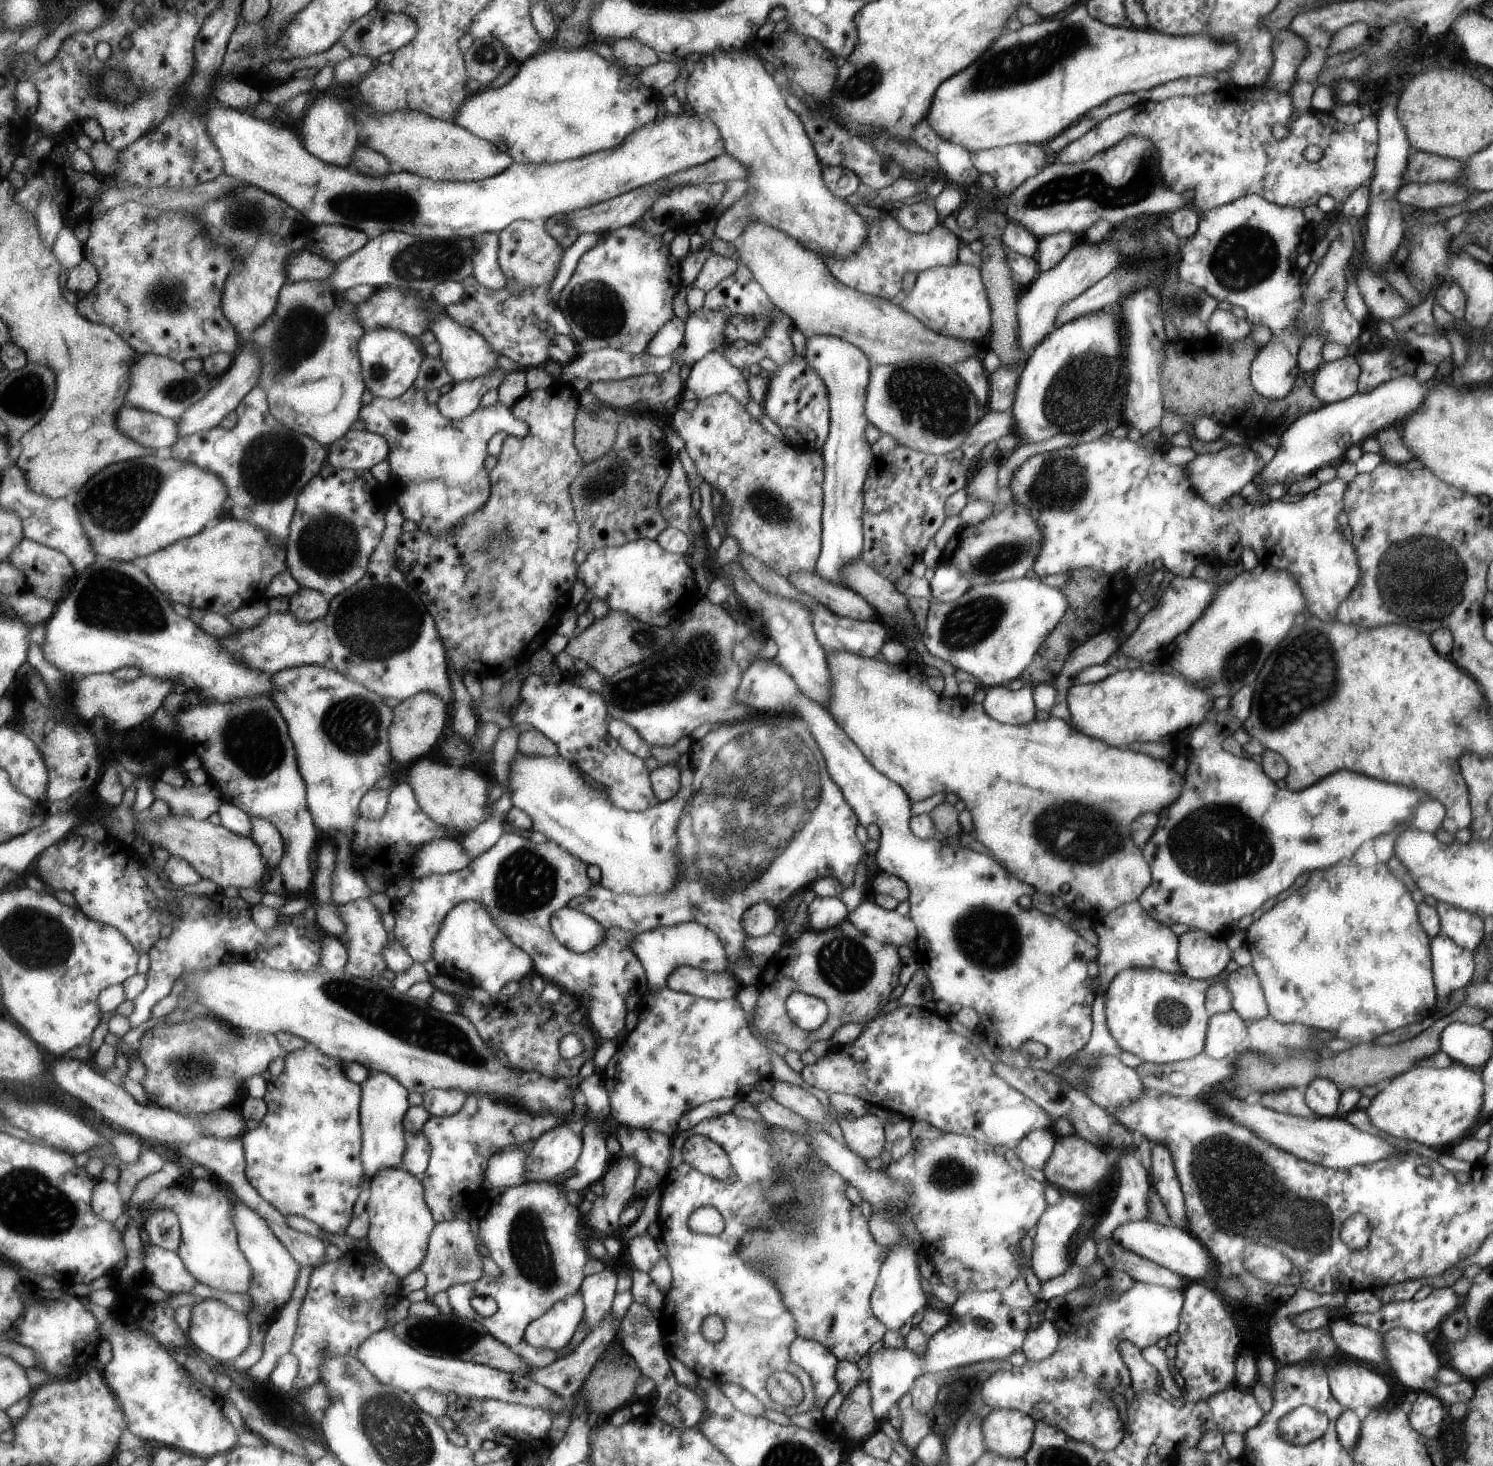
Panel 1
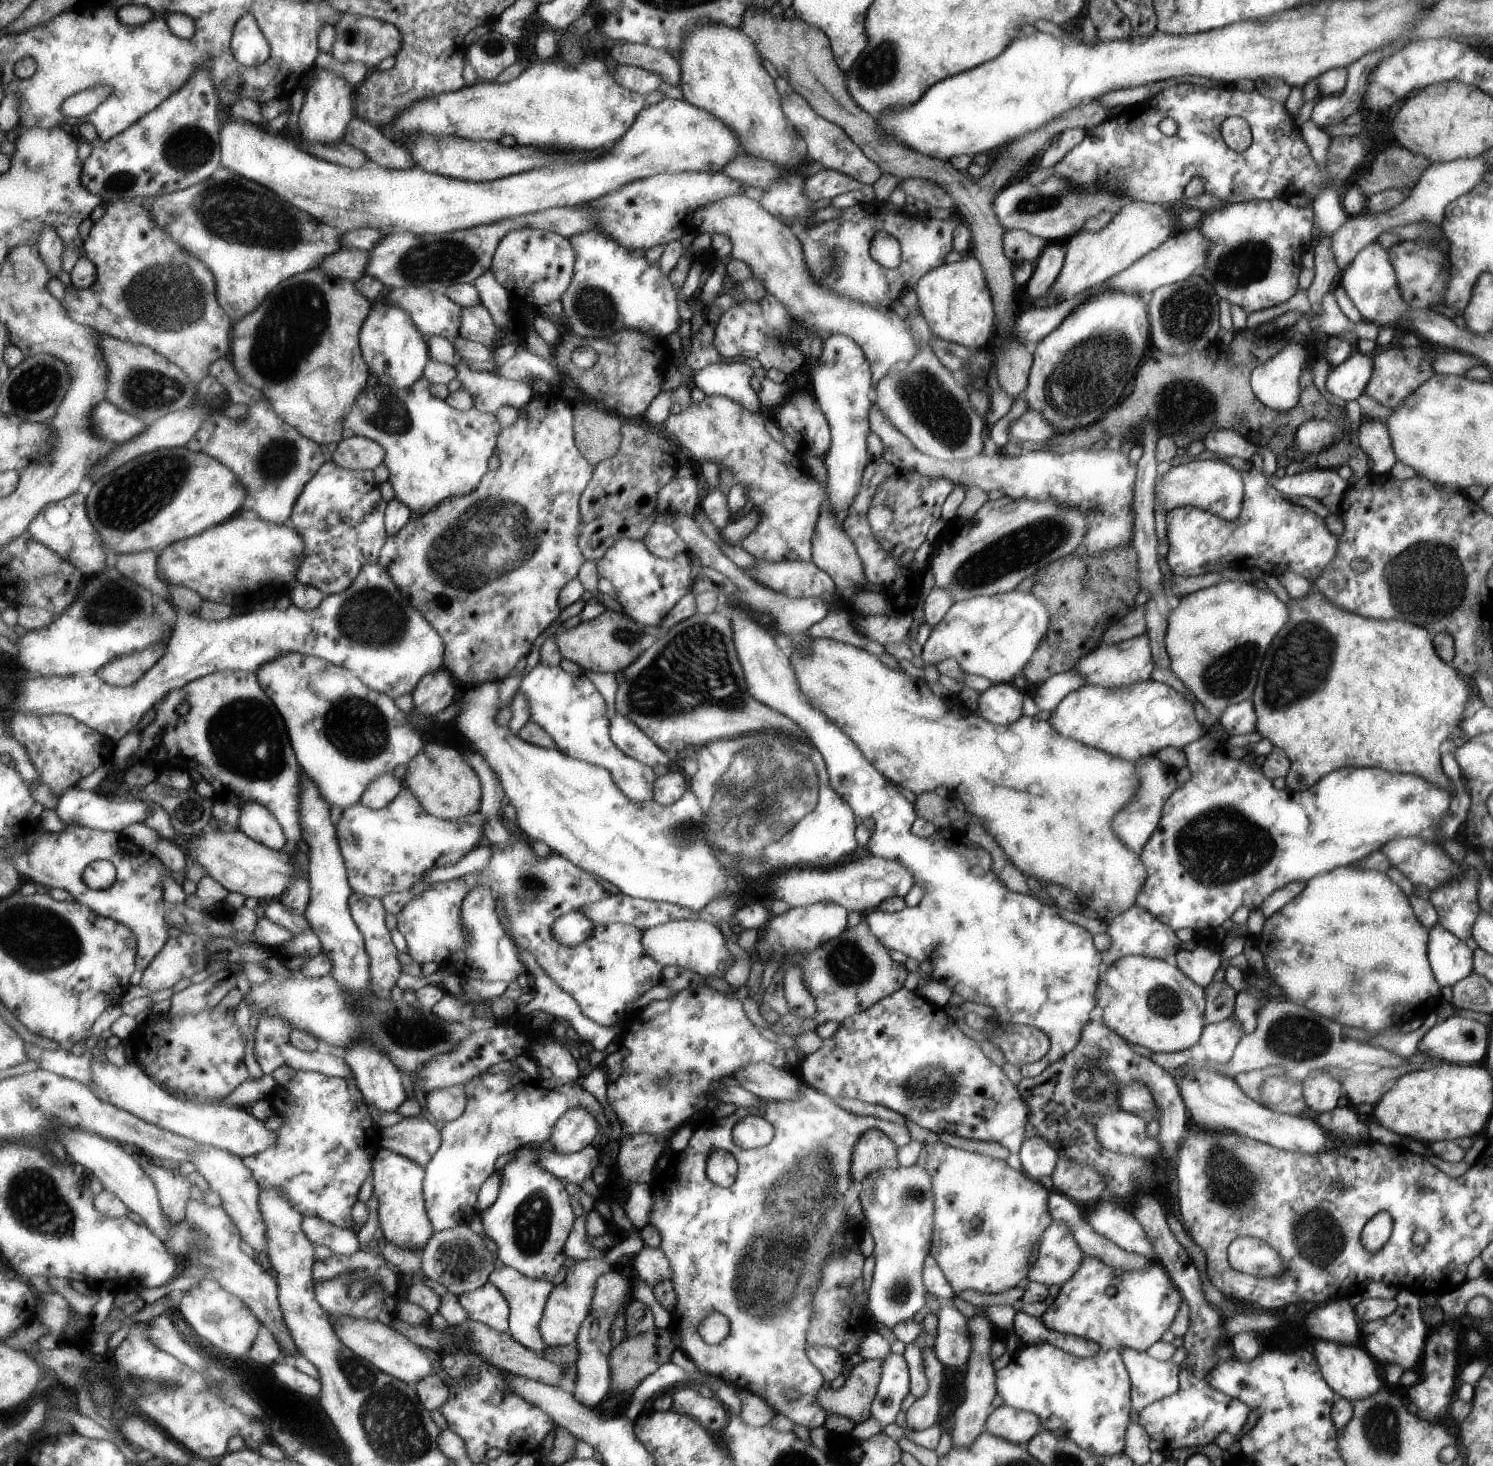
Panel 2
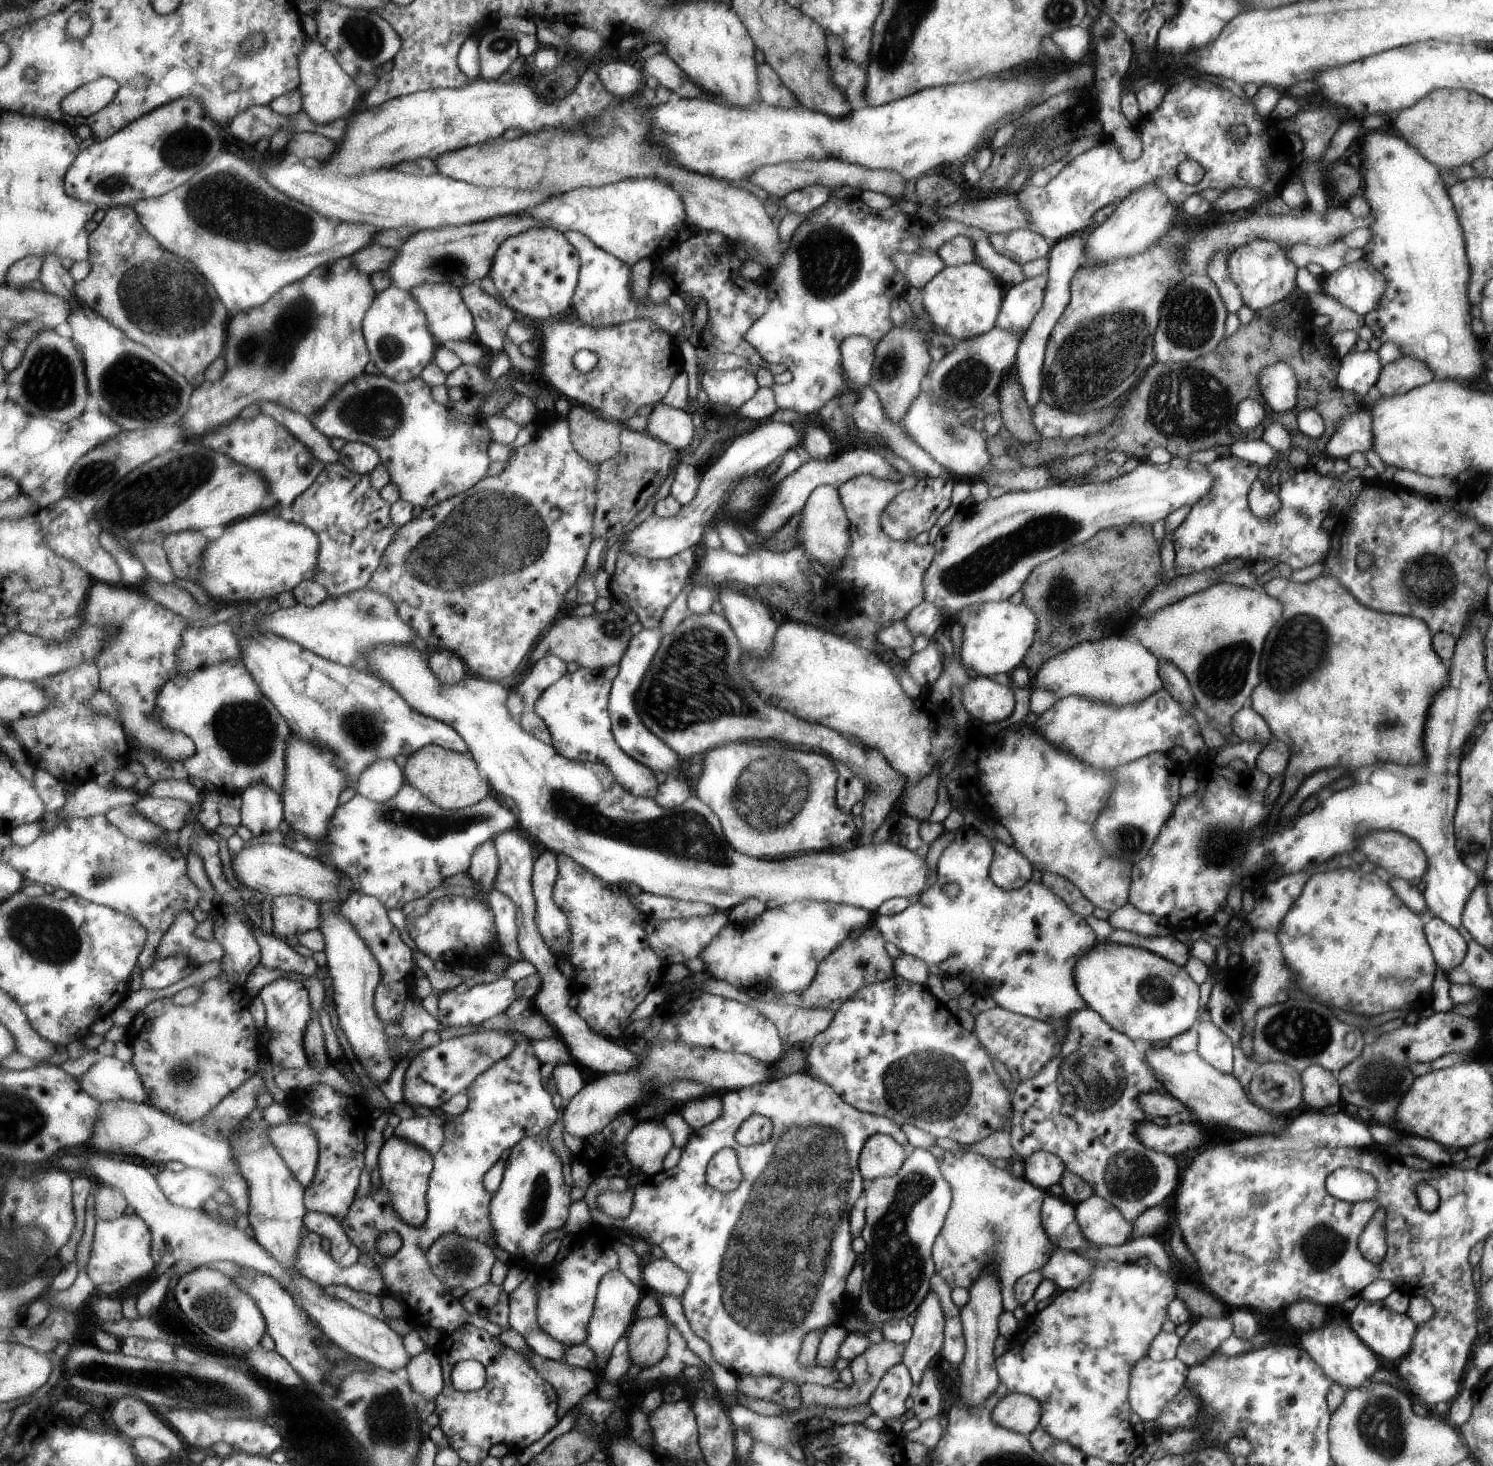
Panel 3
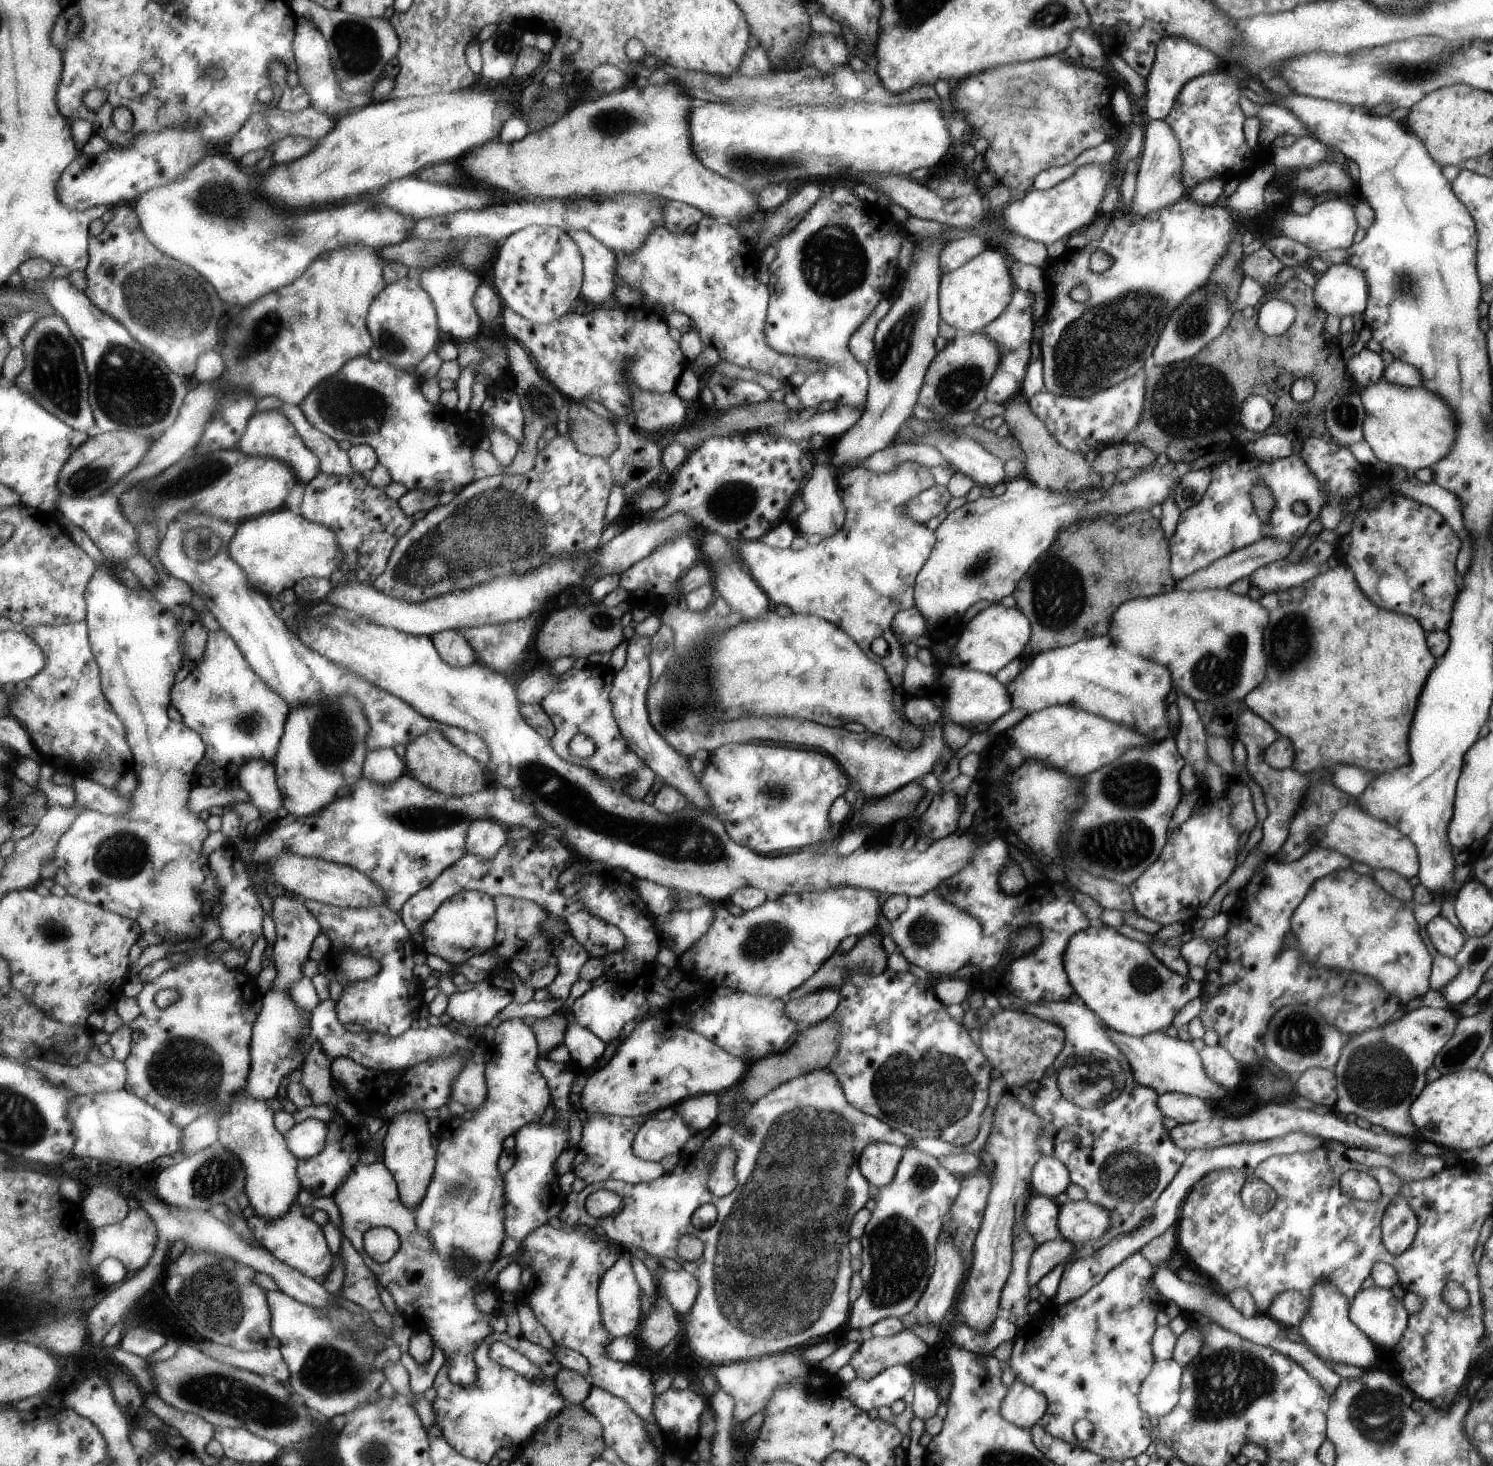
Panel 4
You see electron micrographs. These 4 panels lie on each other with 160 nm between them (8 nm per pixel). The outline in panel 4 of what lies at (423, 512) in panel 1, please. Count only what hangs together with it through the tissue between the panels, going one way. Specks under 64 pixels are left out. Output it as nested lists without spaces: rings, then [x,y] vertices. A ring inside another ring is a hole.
[[[361,355],[347,361],[333,376],[314,386],[299,406],[311,424],[336,441],[371,445],[378,452],[380,462],[391,471],[394,482],[403,484],[407,490],[429,489],[439,494],[457,494],[476,478],[474,454],[486,431],[484,425],[469,419],[466,413],[447,408],[440,402],[429,402],[421,392],[420,383],[419,378],[409,371]]]

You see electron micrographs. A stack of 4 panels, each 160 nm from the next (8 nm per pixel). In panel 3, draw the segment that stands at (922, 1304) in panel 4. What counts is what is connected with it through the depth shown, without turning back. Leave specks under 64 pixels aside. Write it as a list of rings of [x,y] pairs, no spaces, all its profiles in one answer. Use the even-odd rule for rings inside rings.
[[[931,1291],[926,1297],[923,1297],[918,1309],[915,1310],[915,1318],[912,1325],[912,1331],[909,1340],[906,1342],[906,1348],[902,1354],[901,1362],[906,1366],[913,1386],[911,1394],[916,1392],[916,1384],[920,1382],[922,1372],[925,1367],[931,1366],[938,1357],[942,1342],[944,1341],[944,1316],[940,1305],[939,1297]]]

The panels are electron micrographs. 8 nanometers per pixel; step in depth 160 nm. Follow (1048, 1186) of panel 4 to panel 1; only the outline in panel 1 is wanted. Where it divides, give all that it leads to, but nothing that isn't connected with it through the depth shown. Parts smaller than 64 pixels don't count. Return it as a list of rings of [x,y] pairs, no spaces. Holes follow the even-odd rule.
[[[1051,1128],[1033,1129],[1013,1148],[1025,1168],[1042,1170],[1054,1150],[1055,1134]]]

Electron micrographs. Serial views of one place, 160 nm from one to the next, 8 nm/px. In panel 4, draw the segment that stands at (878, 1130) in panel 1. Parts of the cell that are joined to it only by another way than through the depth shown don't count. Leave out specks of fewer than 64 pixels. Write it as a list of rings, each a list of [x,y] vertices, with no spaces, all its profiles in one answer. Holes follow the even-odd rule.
[[[871,1143],[863,1149],[859,1170],[875,1189],[889,1184],[897,1172],[903,1148],[889,1143]]]

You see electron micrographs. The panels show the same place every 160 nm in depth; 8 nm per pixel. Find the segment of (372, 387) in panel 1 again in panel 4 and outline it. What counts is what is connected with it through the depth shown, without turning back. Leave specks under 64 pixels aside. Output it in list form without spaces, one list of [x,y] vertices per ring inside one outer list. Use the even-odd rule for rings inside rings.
[[[409,276],[387,285],[376,297],[370,306],[368,326],[374,336],[374,346],[380,349],[381,360],[405,371],[415,370],[444,339],[434,300],[420,279]]]

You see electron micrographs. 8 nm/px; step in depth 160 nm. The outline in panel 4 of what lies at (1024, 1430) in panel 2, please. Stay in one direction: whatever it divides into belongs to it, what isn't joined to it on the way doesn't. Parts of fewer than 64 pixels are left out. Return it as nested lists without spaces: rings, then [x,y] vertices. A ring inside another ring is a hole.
[[[1015,1380],[1001,1402],[1000,1414],[1007,1422],[1030,1429],[1046,1413],[1047,1404],[1041,1391]]]

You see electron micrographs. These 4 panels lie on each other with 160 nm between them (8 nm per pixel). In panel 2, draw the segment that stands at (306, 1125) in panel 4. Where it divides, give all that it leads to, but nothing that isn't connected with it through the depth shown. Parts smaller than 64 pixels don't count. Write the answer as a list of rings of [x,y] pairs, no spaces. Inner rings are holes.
[[[104,1054],[91,1061],[94,1093],[105,1102],[133,1113],[148,1123],[160,1126],[178,1135],[189,1137],[200,1144],[221,1147],[243,1158],[263,1152],[278,1141],[278,1132],[265,1128],[265,1122],[259,1120],[250,1110],[242,1107],[230,1107],[223,1103],[217,1105],[198,1105],[181,1100],[172,1095],[139,1068],[138,1063],[127,1062],[122,1067],[111,1064]]]

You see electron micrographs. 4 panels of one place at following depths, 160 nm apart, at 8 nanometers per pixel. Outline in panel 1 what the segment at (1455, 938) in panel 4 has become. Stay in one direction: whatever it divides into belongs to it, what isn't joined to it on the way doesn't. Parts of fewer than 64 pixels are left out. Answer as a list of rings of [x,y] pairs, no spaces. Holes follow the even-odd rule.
[[[1437,934],[1430,939],[1430,961],[1434,985],[1438,990],[1438,1004],[1439,1006],[1445,1005],[1451,993],[1471,982],[1470,978],[1474,974],[1476,964],[1473,952],[1465,947],[1460,947],[1453,939]]]

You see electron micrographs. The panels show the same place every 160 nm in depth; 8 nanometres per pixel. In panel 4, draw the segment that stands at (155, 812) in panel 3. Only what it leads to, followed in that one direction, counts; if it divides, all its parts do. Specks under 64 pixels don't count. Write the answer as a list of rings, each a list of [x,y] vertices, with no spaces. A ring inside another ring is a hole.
[[[197,784],[191,791],[188,807],[191,812],[199,812],[213,807],[232,808],[237,802],[248,802],[251,796],[240,785],[226,785],[223,788],[212,785],[205,787]]]

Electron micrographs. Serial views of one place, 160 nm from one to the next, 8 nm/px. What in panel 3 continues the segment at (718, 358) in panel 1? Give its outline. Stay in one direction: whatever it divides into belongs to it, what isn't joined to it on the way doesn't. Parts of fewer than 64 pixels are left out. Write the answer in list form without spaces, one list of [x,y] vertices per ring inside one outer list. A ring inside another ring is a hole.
[[[747,365],[717,371],[715,369],[705,370],[699,376],[699,386],[708,394],[709,401],[714,406],[727,405],[733,411],[737,410],[744,402],[747,402],[757,390],[756,378],[754,377],[753,368]]]

